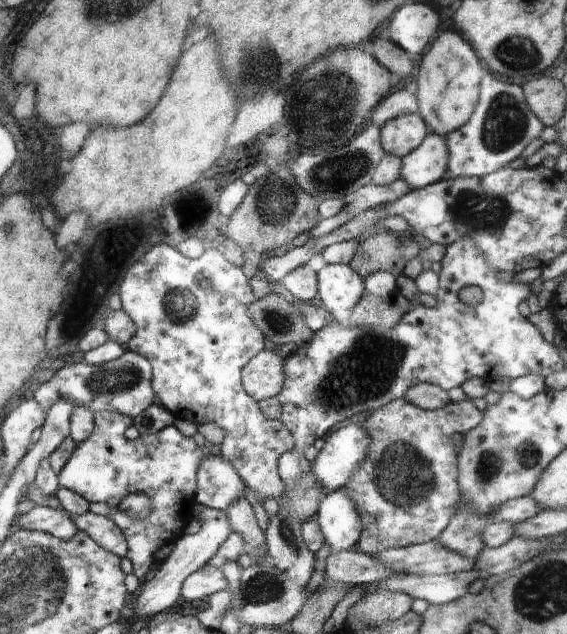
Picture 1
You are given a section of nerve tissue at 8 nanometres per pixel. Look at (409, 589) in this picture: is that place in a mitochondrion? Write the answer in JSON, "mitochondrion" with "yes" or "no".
{"mitochondrion":"no"}

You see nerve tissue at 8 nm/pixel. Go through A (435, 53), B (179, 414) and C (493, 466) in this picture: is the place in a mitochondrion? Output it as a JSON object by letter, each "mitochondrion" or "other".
{"A":"other","B":"other","C":"mitochondrion"}

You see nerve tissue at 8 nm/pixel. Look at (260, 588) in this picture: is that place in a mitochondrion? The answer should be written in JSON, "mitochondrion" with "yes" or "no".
{"mitochondrion":"yes"}

